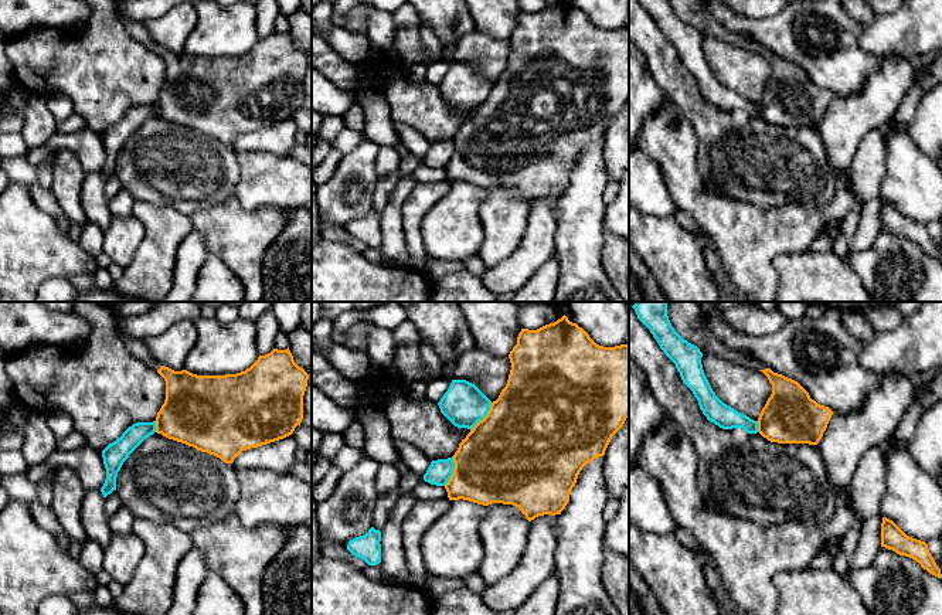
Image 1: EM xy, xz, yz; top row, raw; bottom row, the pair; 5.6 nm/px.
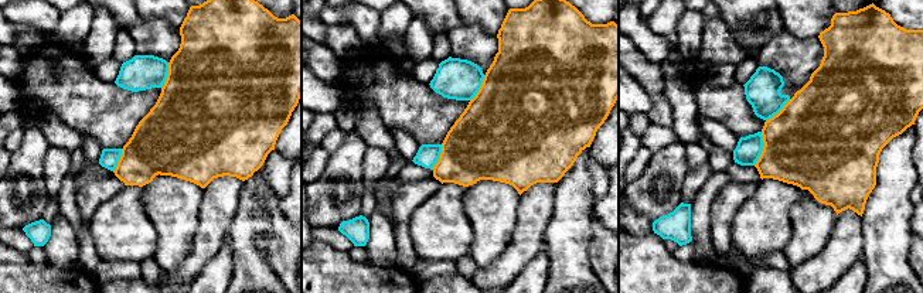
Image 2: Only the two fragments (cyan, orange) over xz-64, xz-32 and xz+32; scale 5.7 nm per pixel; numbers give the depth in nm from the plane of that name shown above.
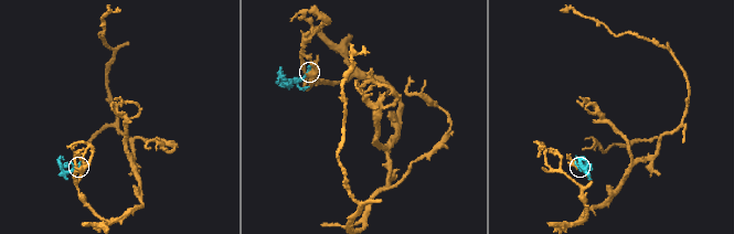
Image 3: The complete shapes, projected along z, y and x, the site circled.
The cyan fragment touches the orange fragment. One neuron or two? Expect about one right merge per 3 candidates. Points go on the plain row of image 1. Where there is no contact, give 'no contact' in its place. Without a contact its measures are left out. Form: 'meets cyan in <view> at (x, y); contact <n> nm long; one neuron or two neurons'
meets cyan in xz at (483, 99); contact 200 nm long; two neurons

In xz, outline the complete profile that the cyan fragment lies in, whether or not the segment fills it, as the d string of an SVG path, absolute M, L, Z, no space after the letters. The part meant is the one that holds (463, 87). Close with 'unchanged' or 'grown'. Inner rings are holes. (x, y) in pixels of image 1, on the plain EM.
M452 62L438 88L455 109L472 113L487 98L492 84L475 67Z; unchanged

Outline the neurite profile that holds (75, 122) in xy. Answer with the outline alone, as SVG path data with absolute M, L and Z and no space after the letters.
M74 112L68 119L57 125L57 133L61 135L74 135L86 128L85 119Z

